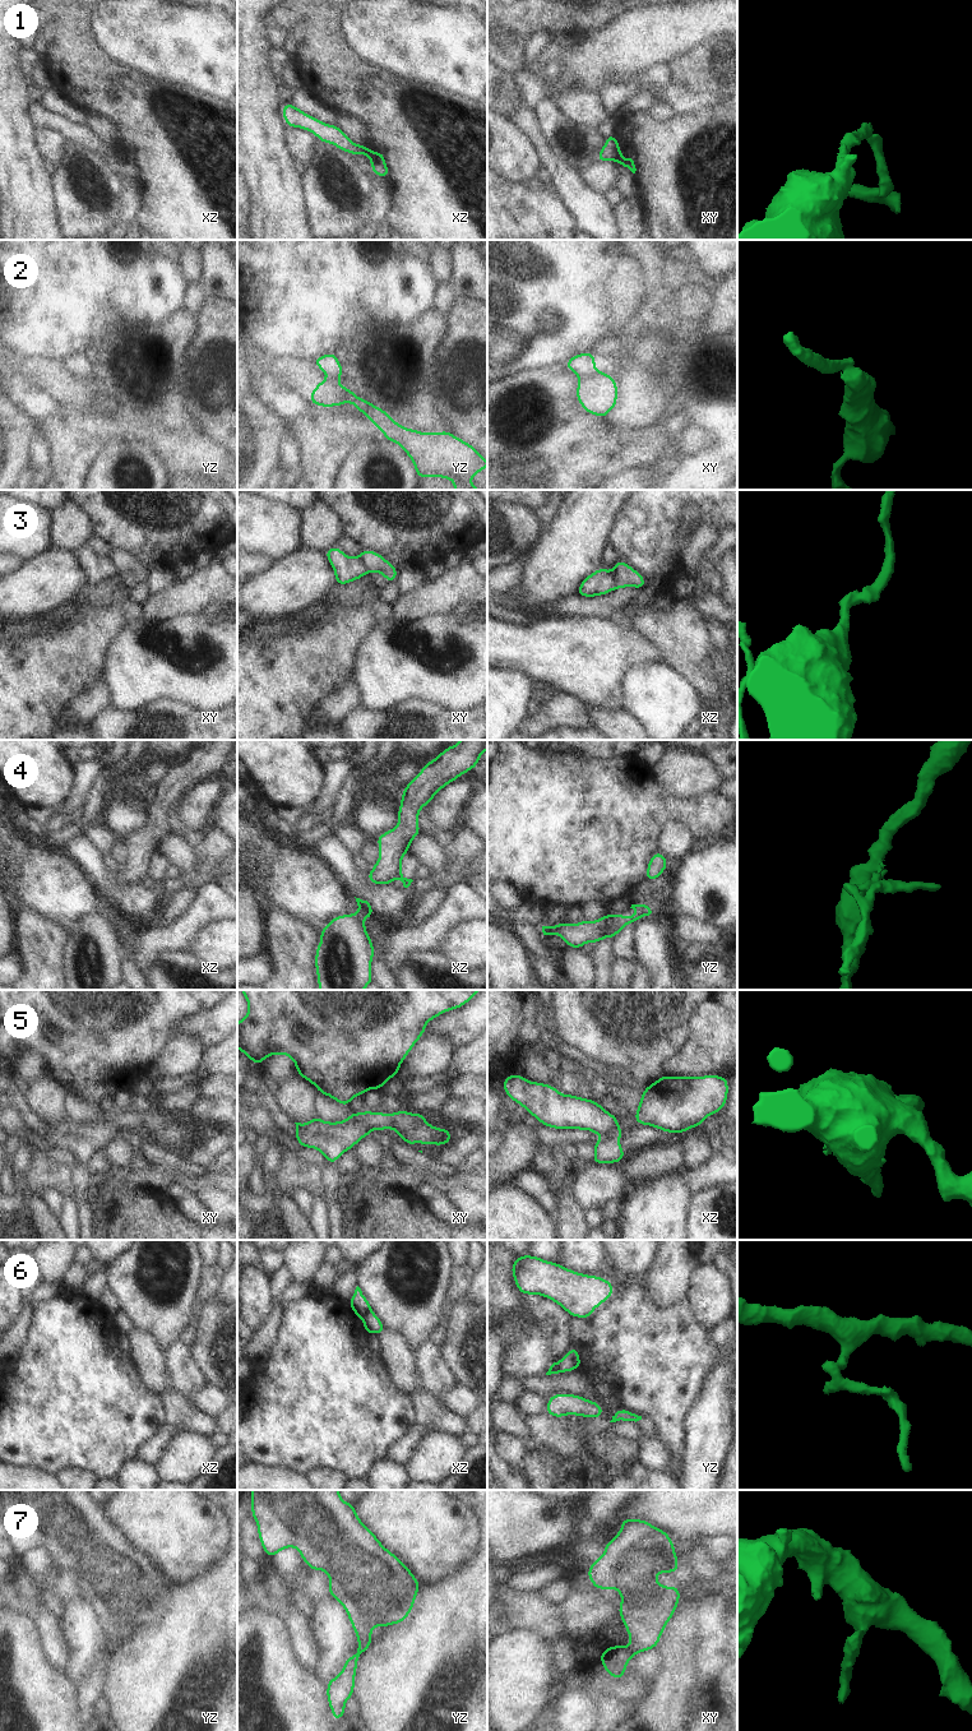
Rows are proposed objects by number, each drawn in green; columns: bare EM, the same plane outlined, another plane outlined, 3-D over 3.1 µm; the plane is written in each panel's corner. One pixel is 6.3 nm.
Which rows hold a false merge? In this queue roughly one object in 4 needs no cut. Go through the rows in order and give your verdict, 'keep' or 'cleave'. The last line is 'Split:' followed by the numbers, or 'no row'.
1: cleave
2: cleave
3: cleave
4: cleave
5: cleave
6: cleave
7: cleave
Split: 1, 2, 3, 4, 5, 6, 7

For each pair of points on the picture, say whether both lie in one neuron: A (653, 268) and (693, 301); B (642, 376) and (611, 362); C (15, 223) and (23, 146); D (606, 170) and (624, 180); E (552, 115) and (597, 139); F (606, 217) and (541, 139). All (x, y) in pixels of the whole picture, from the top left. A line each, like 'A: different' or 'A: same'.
A: different
B: different
C: same
D: different
E: same
F: same

